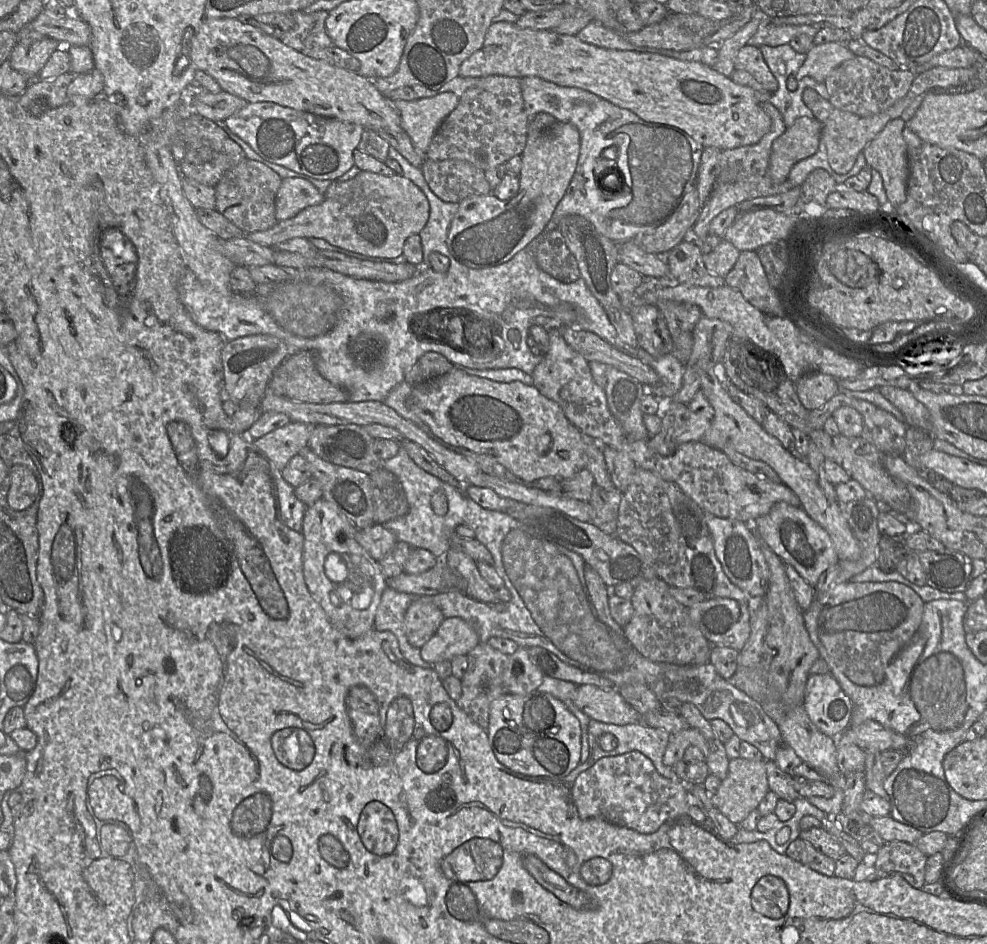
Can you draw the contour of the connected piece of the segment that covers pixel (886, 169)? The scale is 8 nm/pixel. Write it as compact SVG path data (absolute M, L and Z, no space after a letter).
M900 117L890 120L863 150L867 165L881 174L889 207L894 211L907 197L909 165L903 137L905 126Z

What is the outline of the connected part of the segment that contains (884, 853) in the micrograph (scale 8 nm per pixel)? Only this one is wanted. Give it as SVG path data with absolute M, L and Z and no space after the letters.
M885 842L877 854L870 858L878 877L902 876L911 886L922 889L925 882L925 867L928 856L914 844Z

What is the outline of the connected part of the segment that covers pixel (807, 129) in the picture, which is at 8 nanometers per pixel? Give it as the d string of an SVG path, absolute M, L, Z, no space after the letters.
M802 116L773 141L768 175L775 183L786 181L797 162L816 153L821 130L822 123L815 117Z

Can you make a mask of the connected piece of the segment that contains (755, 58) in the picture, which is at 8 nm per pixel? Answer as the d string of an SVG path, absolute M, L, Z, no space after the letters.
M744 45L735 57L735 69L750 73L770 93L778 88L775 76L767 66L759 47Z

